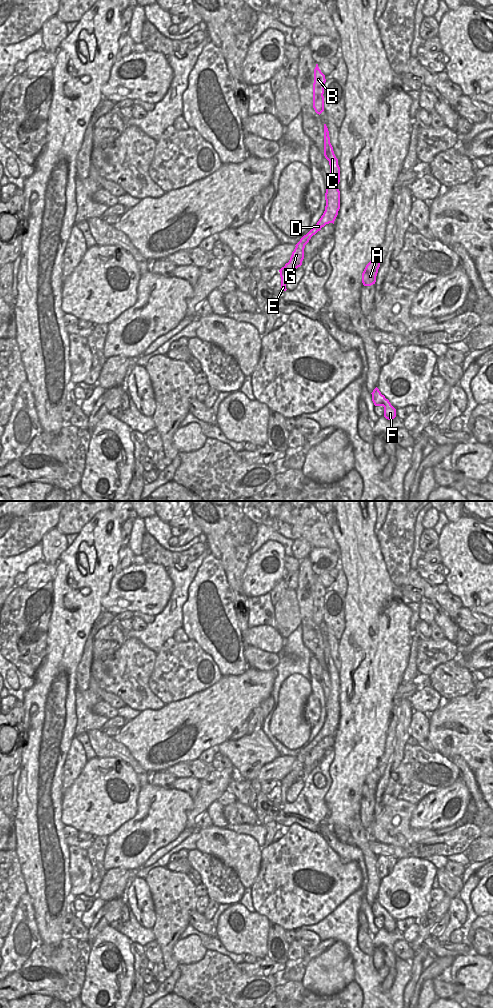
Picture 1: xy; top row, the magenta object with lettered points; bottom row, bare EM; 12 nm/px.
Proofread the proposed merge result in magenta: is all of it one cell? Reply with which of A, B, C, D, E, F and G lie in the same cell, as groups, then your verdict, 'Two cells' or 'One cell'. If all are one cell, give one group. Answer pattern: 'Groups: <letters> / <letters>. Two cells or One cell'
Groups: A B F / C D E G. Two cells.

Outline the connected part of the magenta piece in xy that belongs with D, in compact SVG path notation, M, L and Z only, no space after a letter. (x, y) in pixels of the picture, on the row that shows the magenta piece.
M324 124L324 156L329 161L330 165L330 181L326 187L325 193L325 211L317 224L295 245L296 247L292 252L289 262L279 270L281 277L281 289L283 291L287 290L286 281L289 275L302 265L305 245L309 242L311 237L320 231L326 224L334 224L340 209L340 191L338 189L338 184L340 182L340 167L330 143L329 131L326 124Z

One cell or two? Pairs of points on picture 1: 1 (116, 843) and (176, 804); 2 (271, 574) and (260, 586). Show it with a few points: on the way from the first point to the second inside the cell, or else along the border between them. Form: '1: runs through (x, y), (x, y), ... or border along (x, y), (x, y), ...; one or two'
1: runs through (131, 831), (137, 828), (149, 828), (161, 816); one
2: runs through (268, 577), (262, 583); one

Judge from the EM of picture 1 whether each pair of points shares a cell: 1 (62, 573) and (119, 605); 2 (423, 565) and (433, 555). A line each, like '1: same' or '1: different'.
1: different
2: different

